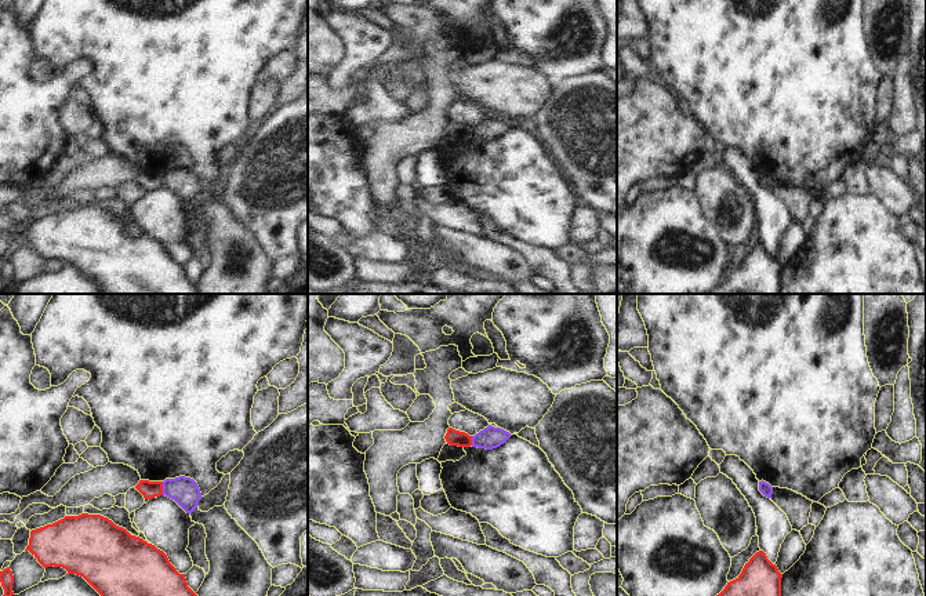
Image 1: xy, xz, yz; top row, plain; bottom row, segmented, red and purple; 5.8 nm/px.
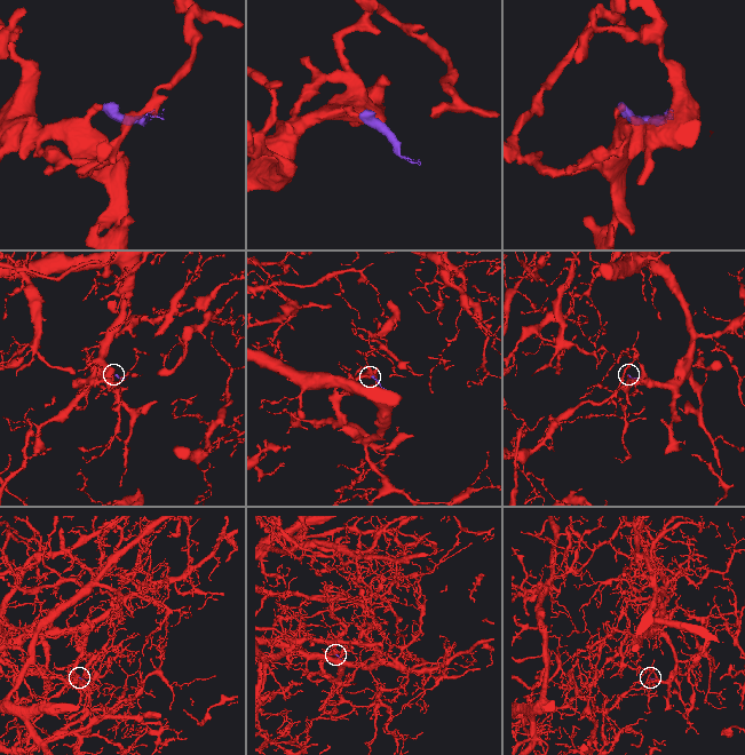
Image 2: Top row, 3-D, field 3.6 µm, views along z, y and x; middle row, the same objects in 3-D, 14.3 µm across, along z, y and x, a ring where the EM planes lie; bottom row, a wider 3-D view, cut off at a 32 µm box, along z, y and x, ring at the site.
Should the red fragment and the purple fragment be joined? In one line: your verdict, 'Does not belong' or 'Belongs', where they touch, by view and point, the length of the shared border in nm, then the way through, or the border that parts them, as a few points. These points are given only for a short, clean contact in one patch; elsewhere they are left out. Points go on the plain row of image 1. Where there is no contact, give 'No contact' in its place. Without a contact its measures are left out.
Does not belong. Touches red at xy (162, 180). Shared border 80 nm. Boundary: xy (162, 173), (163, 185)

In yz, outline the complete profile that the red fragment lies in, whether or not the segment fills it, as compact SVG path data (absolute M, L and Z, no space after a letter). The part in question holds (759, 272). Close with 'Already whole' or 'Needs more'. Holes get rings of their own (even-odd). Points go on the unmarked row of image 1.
M759 241L719 286L701 294L781 294L781 269L777 257Z. Already whole

